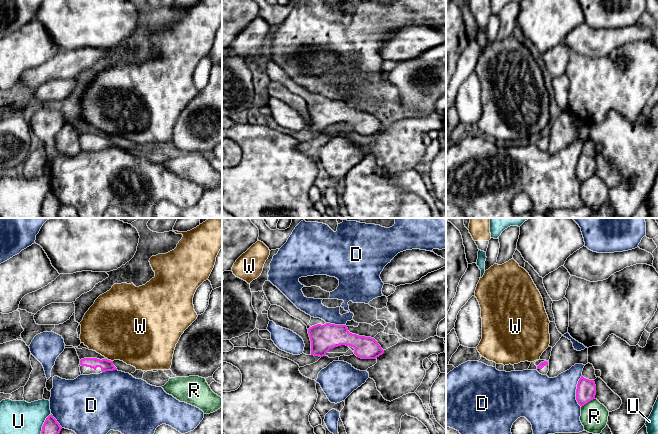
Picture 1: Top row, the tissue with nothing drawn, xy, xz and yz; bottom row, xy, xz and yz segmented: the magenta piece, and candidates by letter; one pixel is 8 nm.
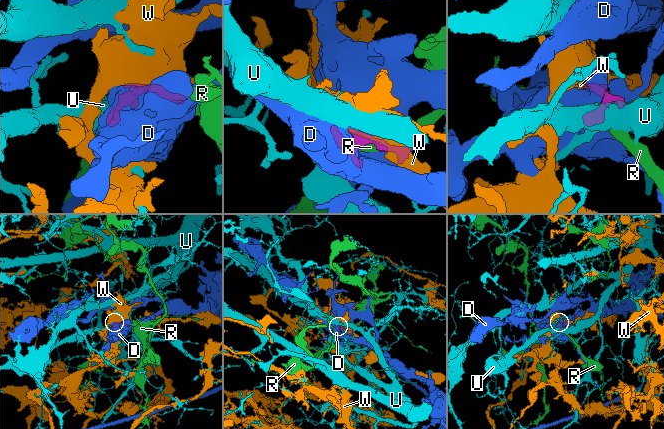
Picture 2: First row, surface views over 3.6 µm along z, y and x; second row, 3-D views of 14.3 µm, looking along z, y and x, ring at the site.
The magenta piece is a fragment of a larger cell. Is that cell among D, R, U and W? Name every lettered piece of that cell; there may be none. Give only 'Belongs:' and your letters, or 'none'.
Belongs: none

